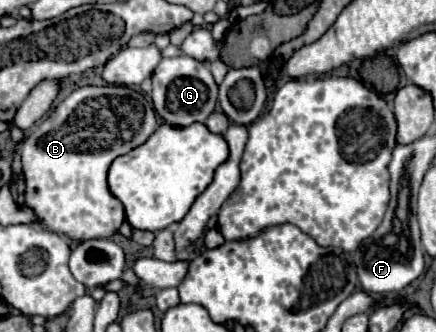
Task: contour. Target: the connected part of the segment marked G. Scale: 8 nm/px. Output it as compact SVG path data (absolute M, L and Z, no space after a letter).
M190 56L162 58L152 74L152 104L158 116L172 126L190 126L194 122L206 122L218 100L218 84L212 72L202 62Z

